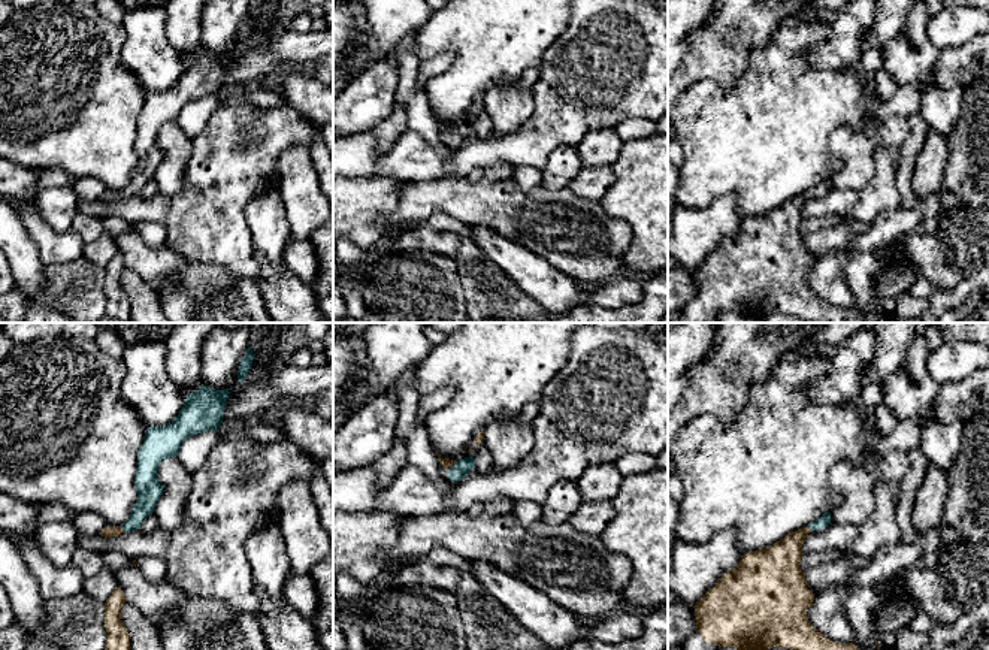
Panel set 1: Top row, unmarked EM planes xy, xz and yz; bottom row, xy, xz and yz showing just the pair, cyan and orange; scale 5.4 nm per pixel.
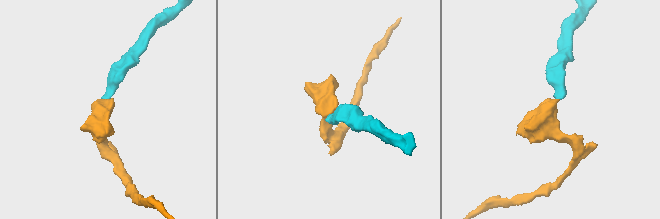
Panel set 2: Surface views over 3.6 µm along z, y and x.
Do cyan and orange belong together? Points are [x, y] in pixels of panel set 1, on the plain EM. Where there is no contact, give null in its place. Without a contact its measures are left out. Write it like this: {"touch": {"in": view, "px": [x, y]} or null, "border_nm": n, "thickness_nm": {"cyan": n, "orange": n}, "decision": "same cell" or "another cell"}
{"touch": {"in": "xy", "px": [123, 194]}, "border_nm": 40, "thickness_nm": {"cyan": 130, "orange": 60}, "decision": "same cell"}

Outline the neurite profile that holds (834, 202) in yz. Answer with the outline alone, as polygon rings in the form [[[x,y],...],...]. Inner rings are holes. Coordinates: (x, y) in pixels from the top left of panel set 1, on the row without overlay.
[[[831,188],[826,193],[811,196],[802,209],[802,217],[808,220],[823,215],[850,215],[856,200],[856,190]]]

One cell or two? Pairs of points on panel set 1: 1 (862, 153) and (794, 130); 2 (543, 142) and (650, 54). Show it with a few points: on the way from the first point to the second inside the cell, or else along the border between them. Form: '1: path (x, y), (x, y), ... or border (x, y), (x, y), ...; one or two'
1: border (861, 127), (829, 135), (832, 175); two
2: path (569, 115), (623, 62); one

